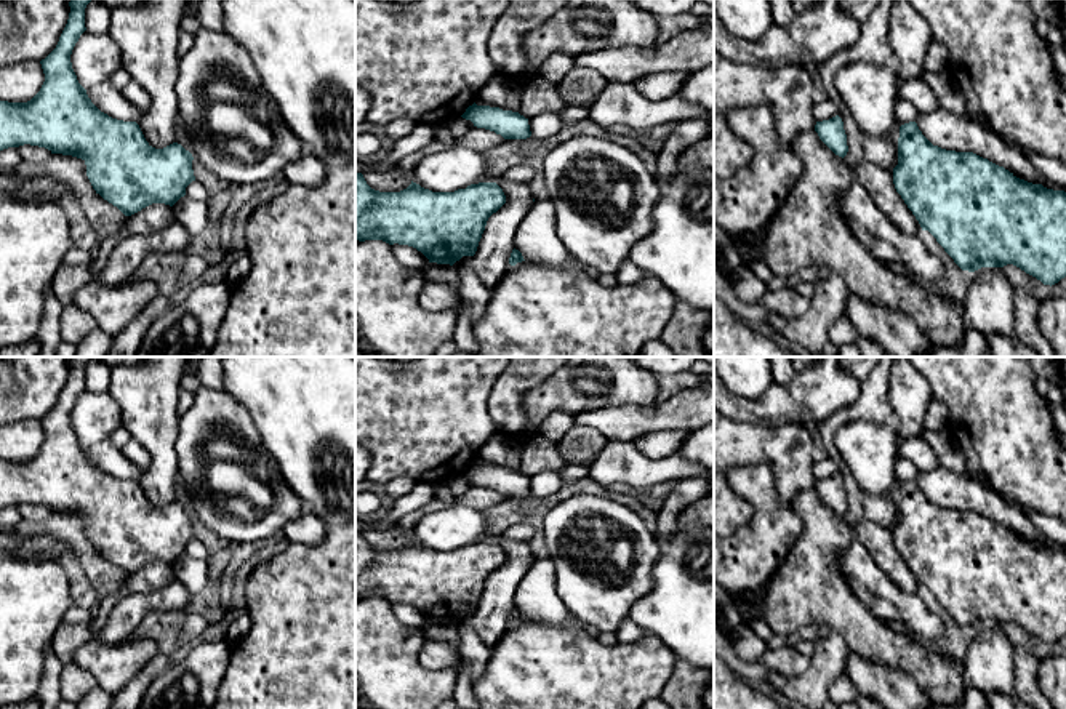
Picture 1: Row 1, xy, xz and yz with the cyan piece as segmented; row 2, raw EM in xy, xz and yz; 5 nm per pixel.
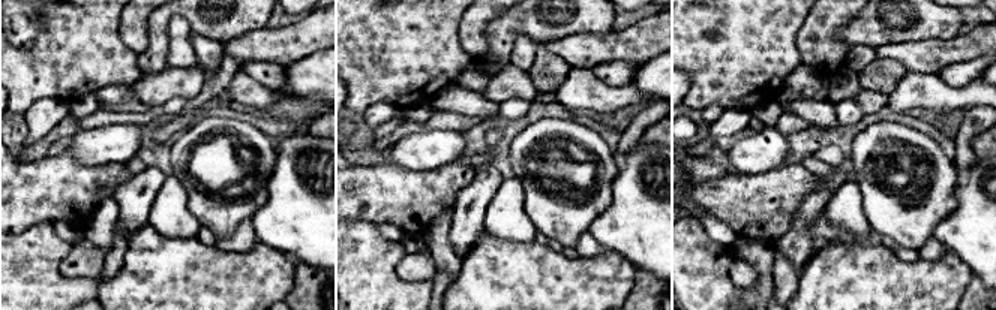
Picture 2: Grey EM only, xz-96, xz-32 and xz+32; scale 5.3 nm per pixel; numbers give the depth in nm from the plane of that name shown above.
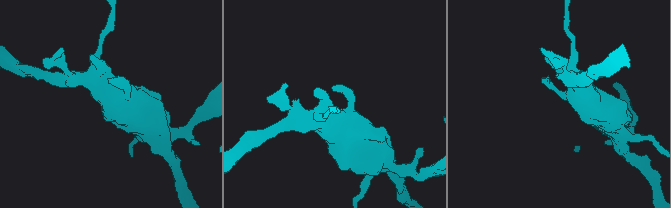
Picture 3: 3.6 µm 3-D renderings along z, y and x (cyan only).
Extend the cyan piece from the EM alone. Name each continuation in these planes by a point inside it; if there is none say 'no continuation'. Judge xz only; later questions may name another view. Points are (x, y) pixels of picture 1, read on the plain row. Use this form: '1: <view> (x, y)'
no continuation

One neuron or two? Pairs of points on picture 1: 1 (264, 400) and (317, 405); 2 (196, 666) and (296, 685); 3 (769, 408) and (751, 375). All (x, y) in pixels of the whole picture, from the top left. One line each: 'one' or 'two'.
1: one
2: two
3: two

